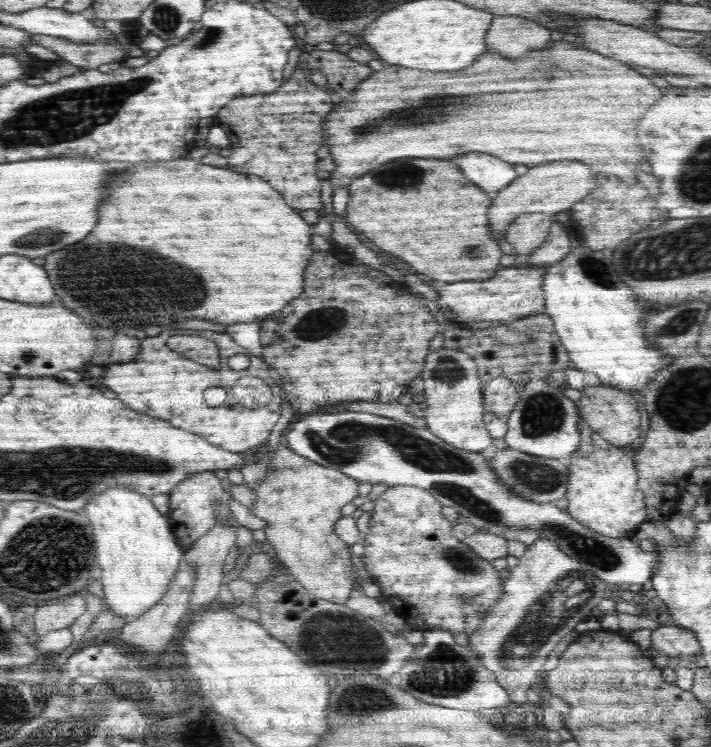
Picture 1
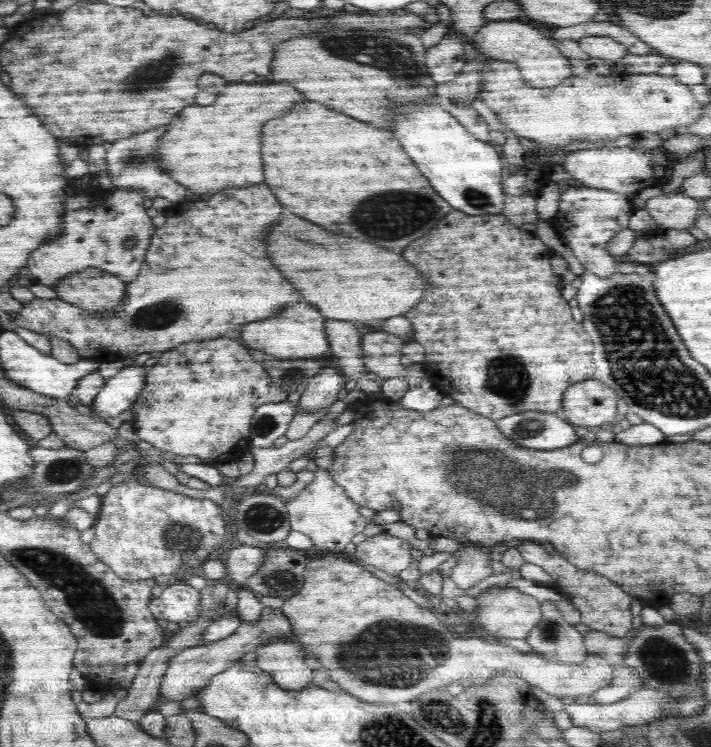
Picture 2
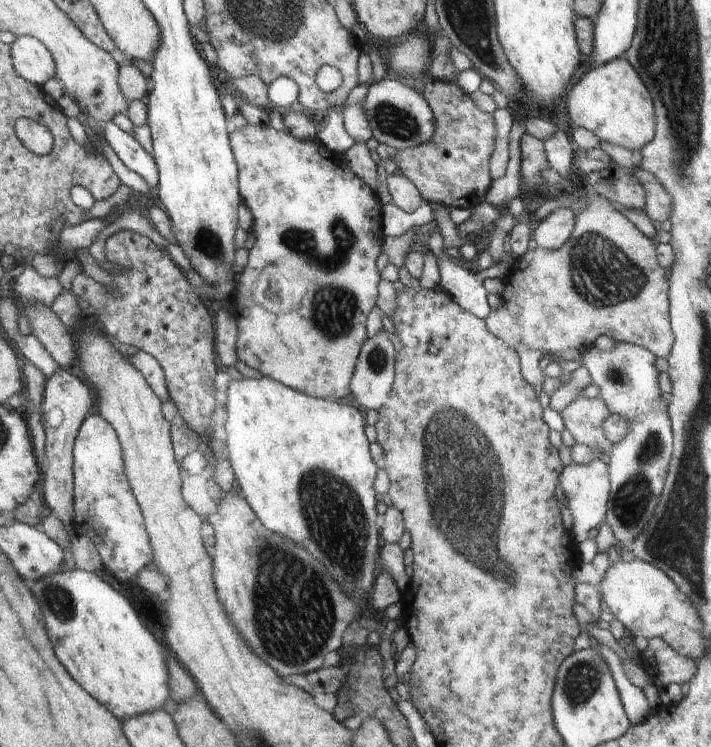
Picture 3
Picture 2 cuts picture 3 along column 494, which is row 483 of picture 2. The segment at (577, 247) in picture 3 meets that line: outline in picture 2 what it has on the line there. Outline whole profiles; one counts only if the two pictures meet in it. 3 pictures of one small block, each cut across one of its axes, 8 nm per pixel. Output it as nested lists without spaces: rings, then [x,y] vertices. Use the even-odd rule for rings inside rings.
[[[316,470],[316,478],[292,500],[284,500],[289,513],[292,530],[312,539],[314,551],[327,554],[344,554],[352,539],[363,532],[366,521],[360,514],[360,506],[351,499],[340,486],[333,482],[328,470]]]

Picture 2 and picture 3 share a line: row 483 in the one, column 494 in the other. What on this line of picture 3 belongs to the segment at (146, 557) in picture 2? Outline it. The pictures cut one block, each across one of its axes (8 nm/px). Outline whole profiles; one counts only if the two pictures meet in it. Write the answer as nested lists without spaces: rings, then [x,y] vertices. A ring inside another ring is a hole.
[[[427,78],[420,94],[433,111],[435,132],[432,140],[421,146],[398,150],[392,159],[397,172],[407,177],[418,188],[426,202],[448,208],[472,208],[485,200],[492,179],[489,160],[496,143],[496,124],[488,112],[477,107],[473,96],[462,91],[457,84]]]

